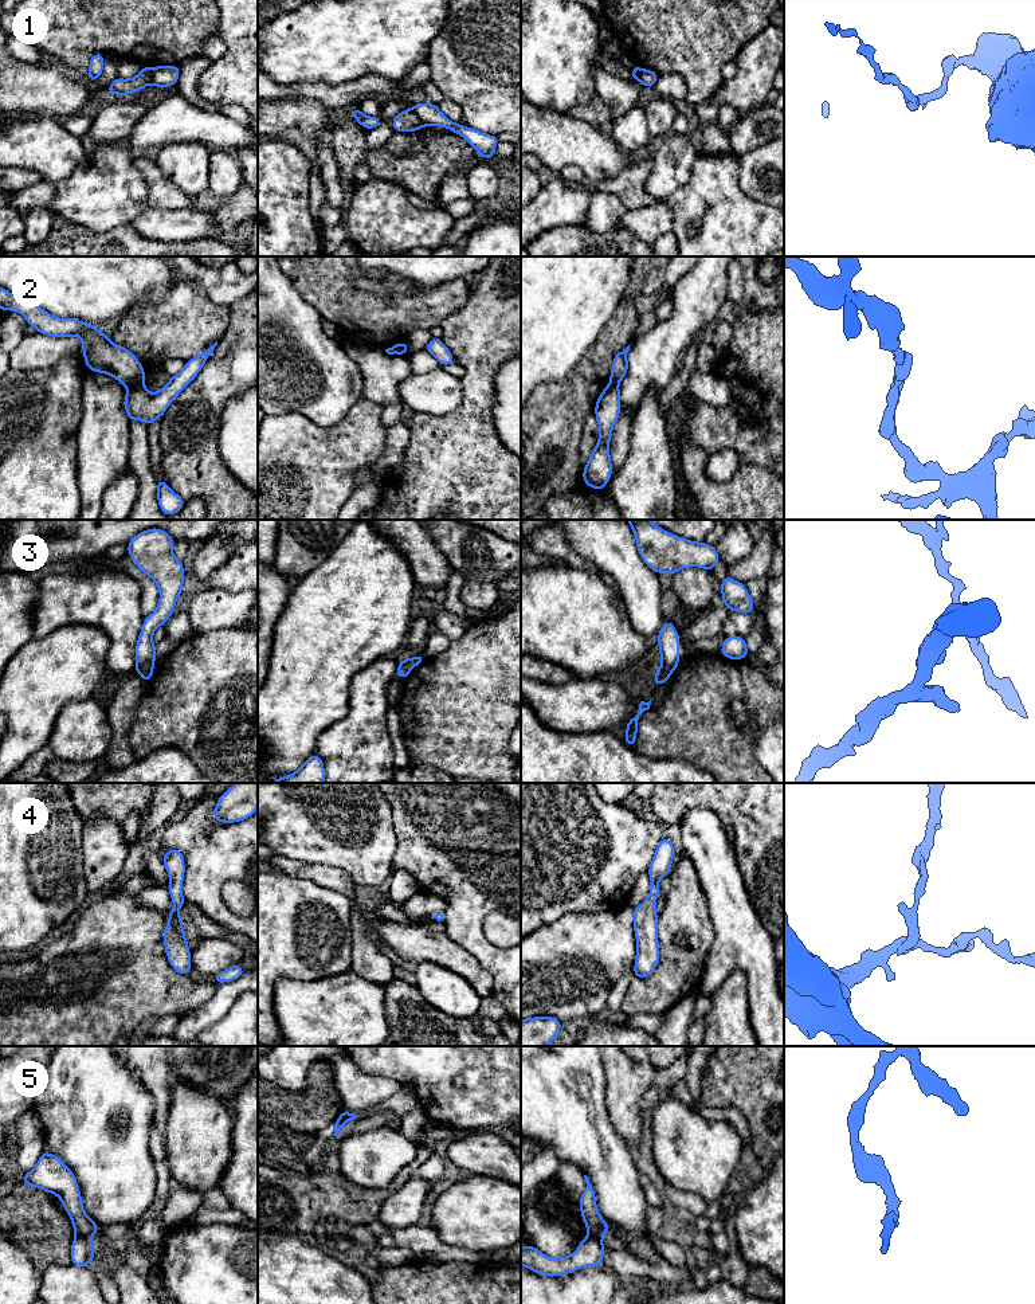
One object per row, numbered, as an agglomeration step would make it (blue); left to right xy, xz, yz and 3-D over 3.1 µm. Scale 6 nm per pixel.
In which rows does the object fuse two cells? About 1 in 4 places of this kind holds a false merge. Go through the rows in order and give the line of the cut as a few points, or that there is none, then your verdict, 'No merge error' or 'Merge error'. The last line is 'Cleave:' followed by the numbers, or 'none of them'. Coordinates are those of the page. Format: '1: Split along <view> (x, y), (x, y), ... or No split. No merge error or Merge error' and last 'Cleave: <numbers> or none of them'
1: Split along xz (411, 109), (423, 125). Merge error
2: Split along xy (141, 380), (128, 387). Merge error
3: Split along xy (152, 664), (136, 672). Merge error
4: No split. No merge error
5: Split along xy (75, 1234), (89, 1237). Merge error
Cleave: 1, 2, 3, 5

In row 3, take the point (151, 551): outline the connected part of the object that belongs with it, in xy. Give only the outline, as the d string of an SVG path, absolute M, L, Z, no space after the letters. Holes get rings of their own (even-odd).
M158 528L144 530L128 543L130 559L156 581L160 591L158 606L145 618L136 645L136 673L156 662L153 633L169 619L183 591L185 572L172 553L173 544L169 533Z

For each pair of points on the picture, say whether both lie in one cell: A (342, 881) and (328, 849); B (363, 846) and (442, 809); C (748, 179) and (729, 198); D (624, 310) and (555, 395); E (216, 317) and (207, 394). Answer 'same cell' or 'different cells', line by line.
A: different cells
B: different cells
C: different cells
D: same cell
E: different cells

